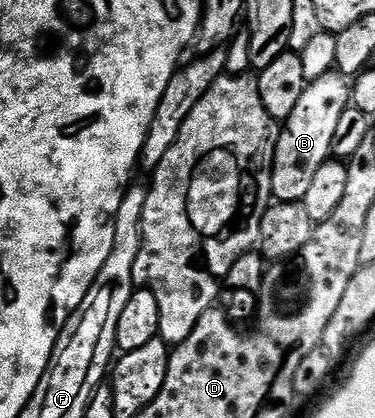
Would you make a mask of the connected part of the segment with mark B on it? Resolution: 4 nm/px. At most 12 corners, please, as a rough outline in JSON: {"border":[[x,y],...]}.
{"border":[[309,82],[278,130],[272,196],[303,202],[333,157],[350,82]]}

